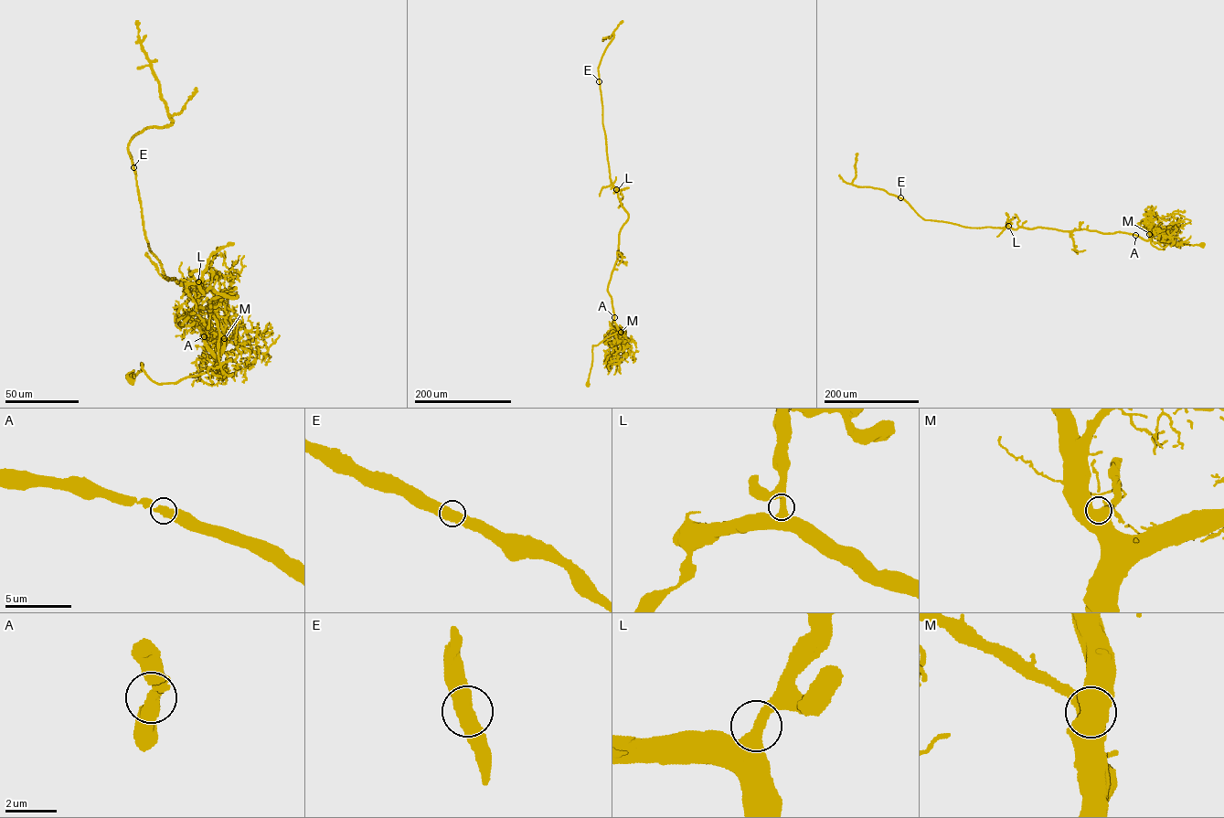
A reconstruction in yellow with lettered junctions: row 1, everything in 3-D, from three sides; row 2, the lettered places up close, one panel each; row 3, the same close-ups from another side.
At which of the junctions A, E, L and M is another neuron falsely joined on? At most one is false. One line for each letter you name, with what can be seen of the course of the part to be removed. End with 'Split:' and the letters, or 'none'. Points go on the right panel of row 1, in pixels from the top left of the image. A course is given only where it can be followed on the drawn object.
Split: none

